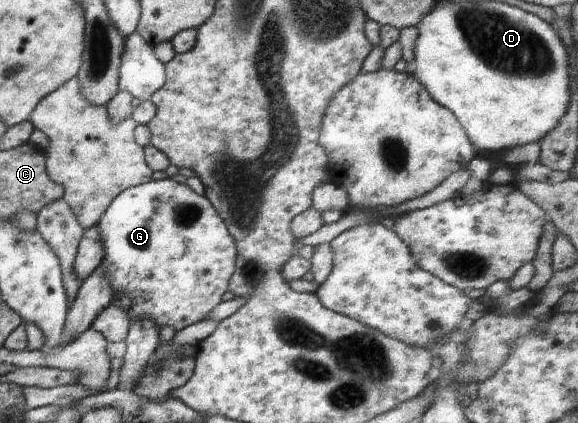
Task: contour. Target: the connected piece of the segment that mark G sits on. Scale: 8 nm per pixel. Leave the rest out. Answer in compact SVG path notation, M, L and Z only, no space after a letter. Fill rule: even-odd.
M171 178L152 181L130 187L114 197L107 207L106 212L100 217L97 227L105 248L103 266L104 270L112 277L114 283L114 294L112 295L111 305L120 307L128 315L129 324L131 322L142 322L143 318L150 319L159 329L170 325L179 331L188 325L202 321L208 316L220 303L221 296L229 289L230 279L234 274L236 266L237 250L234 239L229 233L226 223L219 217L218 211L209 203L205 196L198 195L187 184L179 184Z

